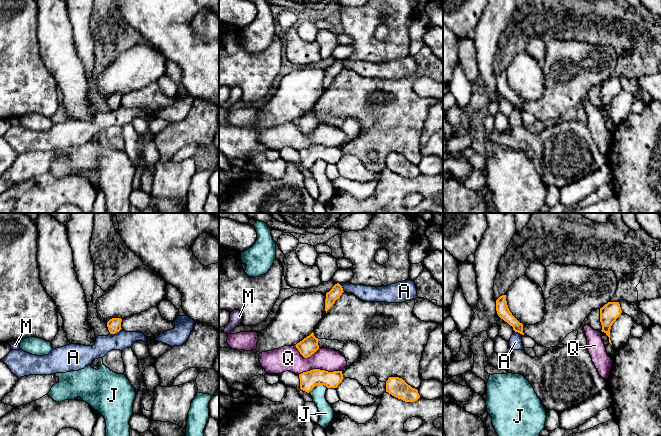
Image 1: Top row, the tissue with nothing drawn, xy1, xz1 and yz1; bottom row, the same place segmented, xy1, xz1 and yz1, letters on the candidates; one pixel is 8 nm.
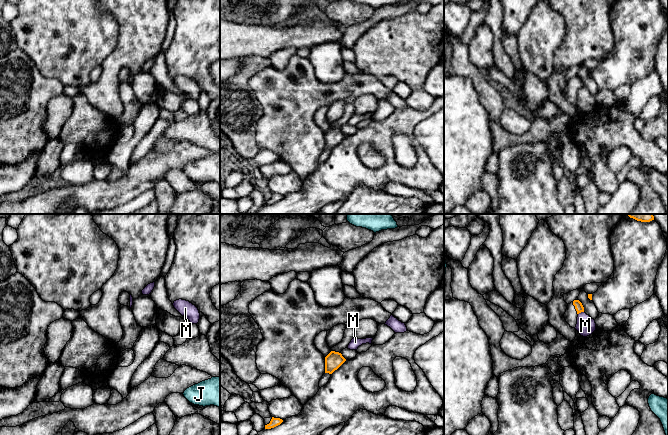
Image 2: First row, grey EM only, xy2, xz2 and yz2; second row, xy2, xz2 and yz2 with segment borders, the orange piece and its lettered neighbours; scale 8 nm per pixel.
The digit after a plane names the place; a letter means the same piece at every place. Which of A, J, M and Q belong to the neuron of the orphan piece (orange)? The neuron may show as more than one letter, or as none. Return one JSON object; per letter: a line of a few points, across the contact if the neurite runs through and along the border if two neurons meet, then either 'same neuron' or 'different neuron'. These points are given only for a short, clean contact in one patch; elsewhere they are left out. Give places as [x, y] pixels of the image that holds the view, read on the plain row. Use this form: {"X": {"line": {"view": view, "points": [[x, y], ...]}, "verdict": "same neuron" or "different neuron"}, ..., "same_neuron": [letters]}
{"A": {"line": {"view": "xy1", "points": [[121, 104], [110, 110]]}, "verdict": "different neuron"}, "J": {"verdict": "different neuron"}, "M": {"line": {"view": "yz2", "points": [[583, 87], [578, 90]]}, "verdict": "different neuron"}, "Q": {"verdict": "different neuron"}, "same_neuron": []}

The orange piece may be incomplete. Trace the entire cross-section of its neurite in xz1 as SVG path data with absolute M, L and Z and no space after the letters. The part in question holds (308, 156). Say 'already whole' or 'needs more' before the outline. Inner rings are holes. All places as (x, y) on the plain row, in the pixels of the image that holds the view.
already whole; M313 145L299 150L300 165L309 169L317 161L324 161L327 164L337 164L343 154L342 147L328 148Z

